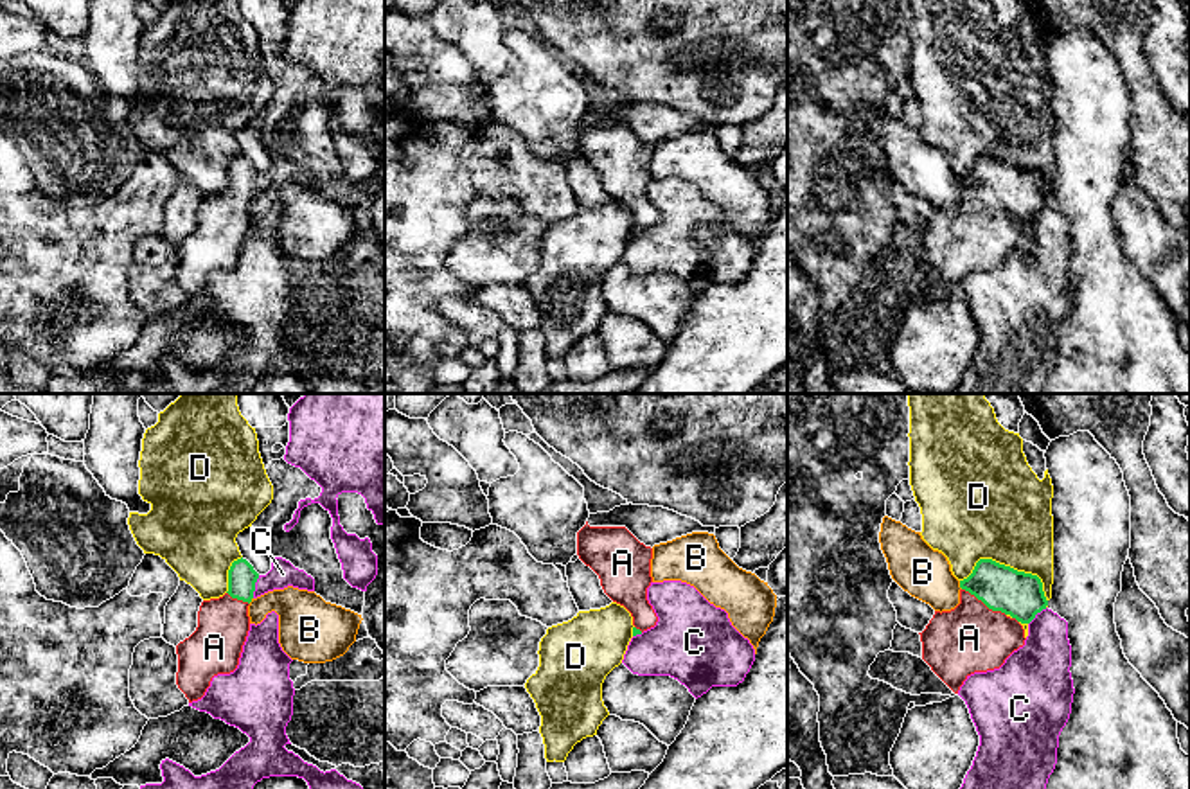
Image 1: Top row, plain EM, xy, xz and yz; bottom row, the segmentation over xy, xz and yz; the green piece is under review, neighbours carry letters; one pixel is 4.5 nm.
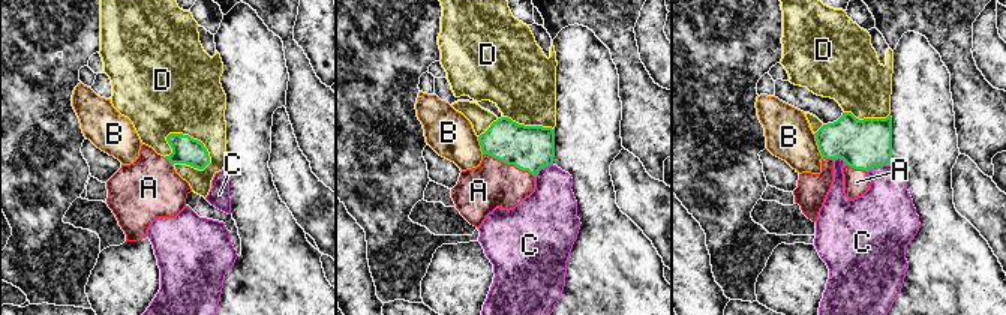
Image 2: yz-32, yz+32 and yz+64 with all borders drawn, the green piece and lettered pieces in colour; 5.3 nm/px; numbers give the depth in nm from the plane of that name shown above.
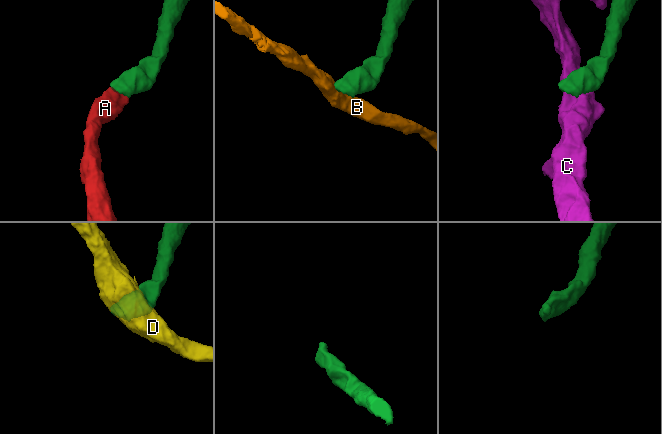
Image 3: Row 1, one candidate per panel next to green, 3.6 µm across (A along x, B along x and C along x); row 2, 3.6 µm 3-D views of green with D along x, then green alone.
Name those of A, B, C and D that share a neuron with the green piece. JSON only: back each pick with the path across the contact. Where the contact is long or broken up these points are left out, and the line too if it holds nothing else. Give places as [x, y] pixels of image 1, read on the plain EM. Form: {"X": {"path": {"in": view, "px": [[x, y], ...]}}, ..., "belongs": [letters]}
{"A": {"path": {"in": "yz", "px": [[1002, 186], [984, 200], [978, 227], [969, 236]]}}, "belongs": ["A"]}

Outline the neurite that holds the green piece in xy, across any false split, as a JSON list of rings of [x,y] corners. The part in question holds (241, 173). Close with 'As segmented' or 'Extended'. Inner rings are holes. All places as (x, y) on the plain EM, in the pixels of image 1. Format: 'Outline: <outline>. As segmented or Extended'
Outline: [[[246,156],[228,167],[228,189],[219,196],[203,198],[196,228],[176,243],[176,282],[189,300],[205,293],[218,271],[237,266],[250,228],[248,203],[259,171]]]. Extended

